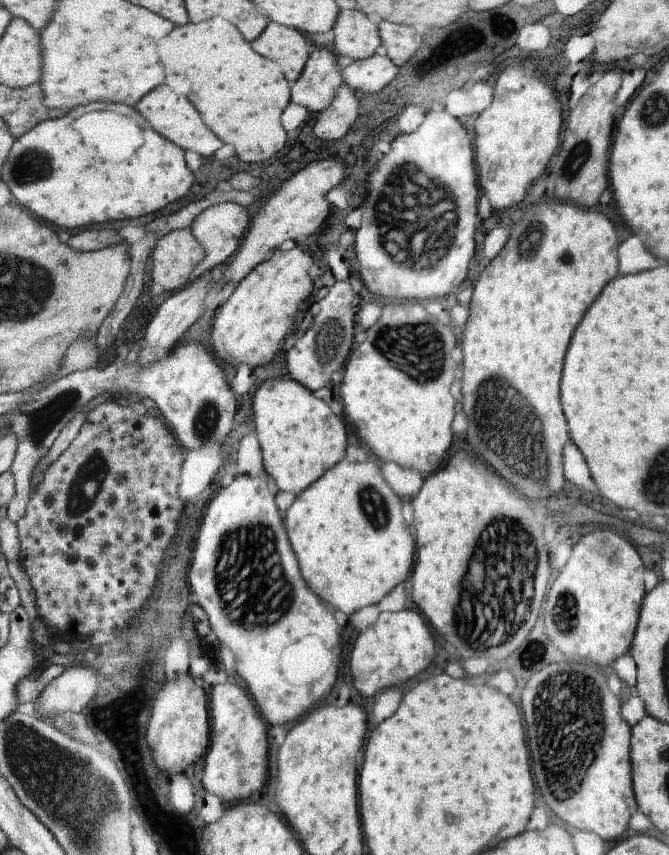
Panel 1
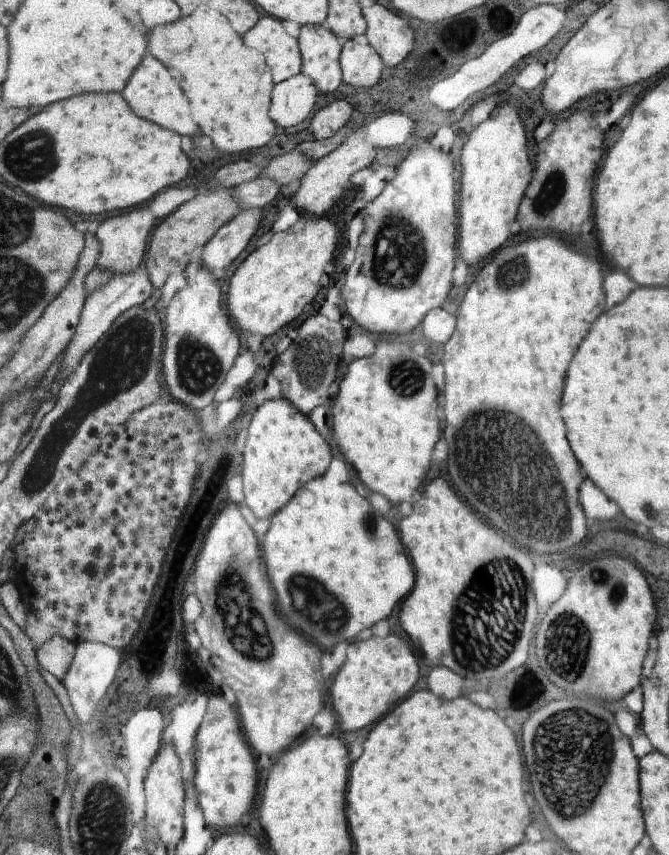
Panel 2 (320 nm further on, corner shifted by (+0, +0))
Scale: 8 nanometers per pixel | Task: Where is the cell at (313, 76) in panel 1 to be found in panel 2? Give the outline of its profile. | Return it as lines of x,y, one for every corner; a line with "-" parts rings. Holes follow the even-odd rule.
321,24
304,25
297,41
302,57
302,74
311,78
320,94
336,90
343,82
338,37

